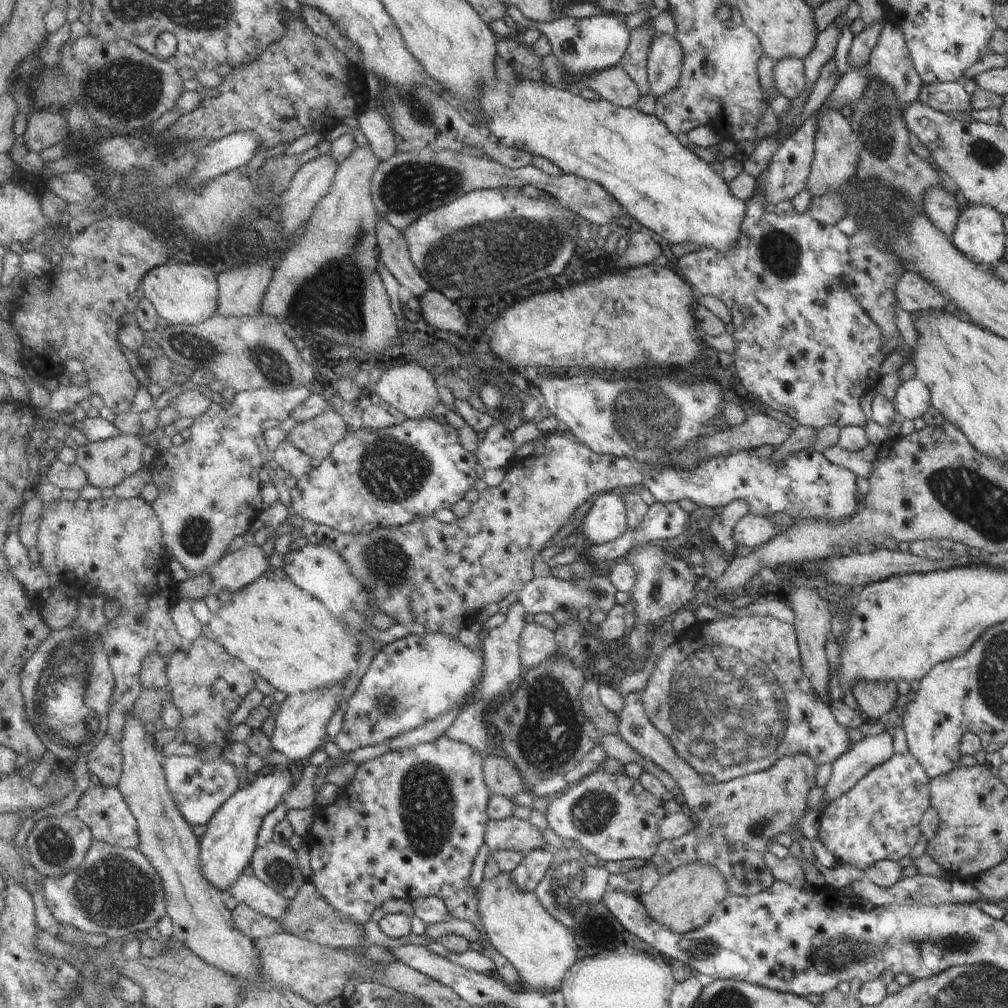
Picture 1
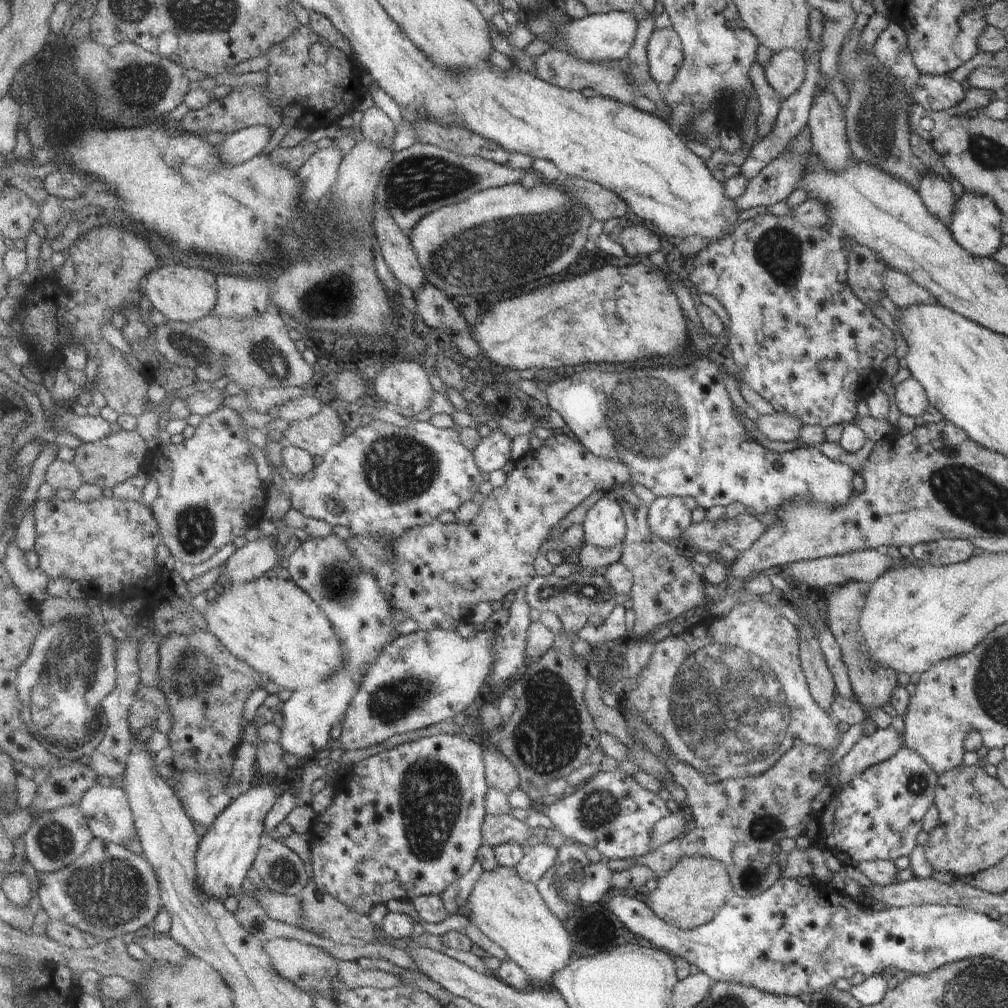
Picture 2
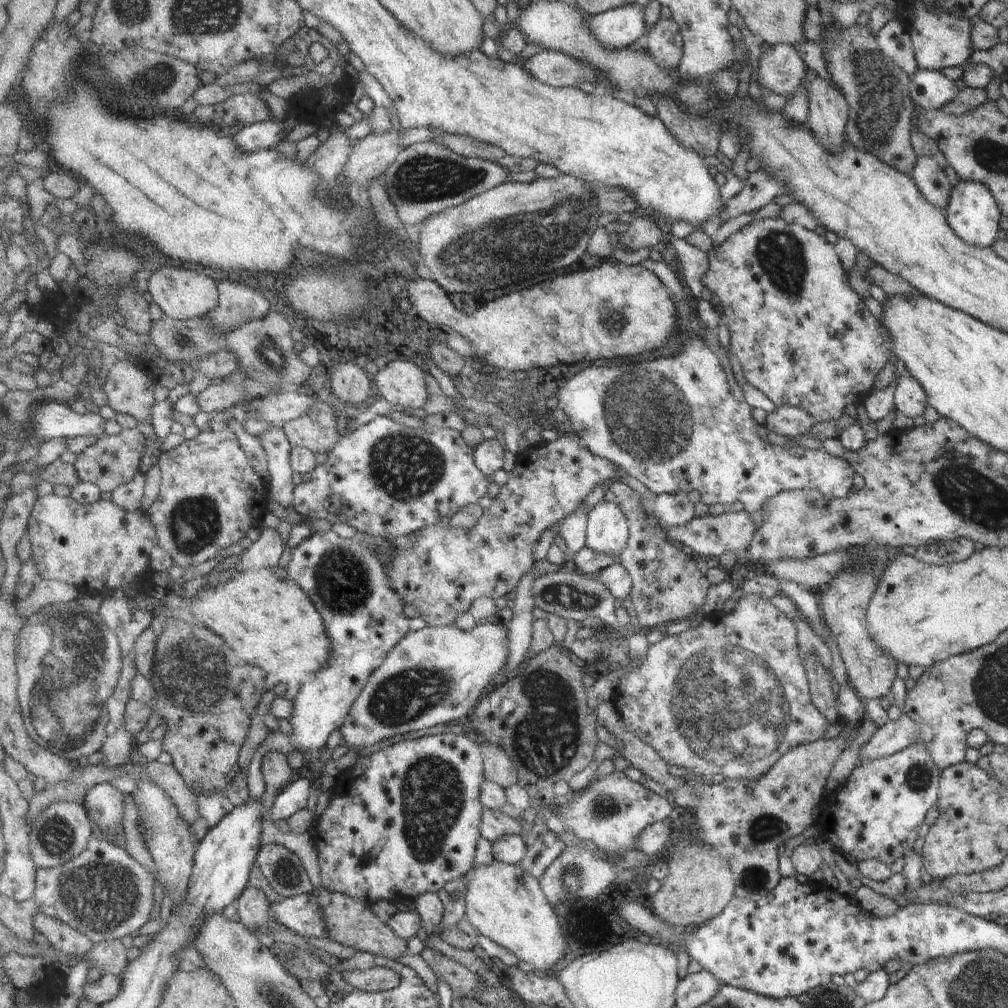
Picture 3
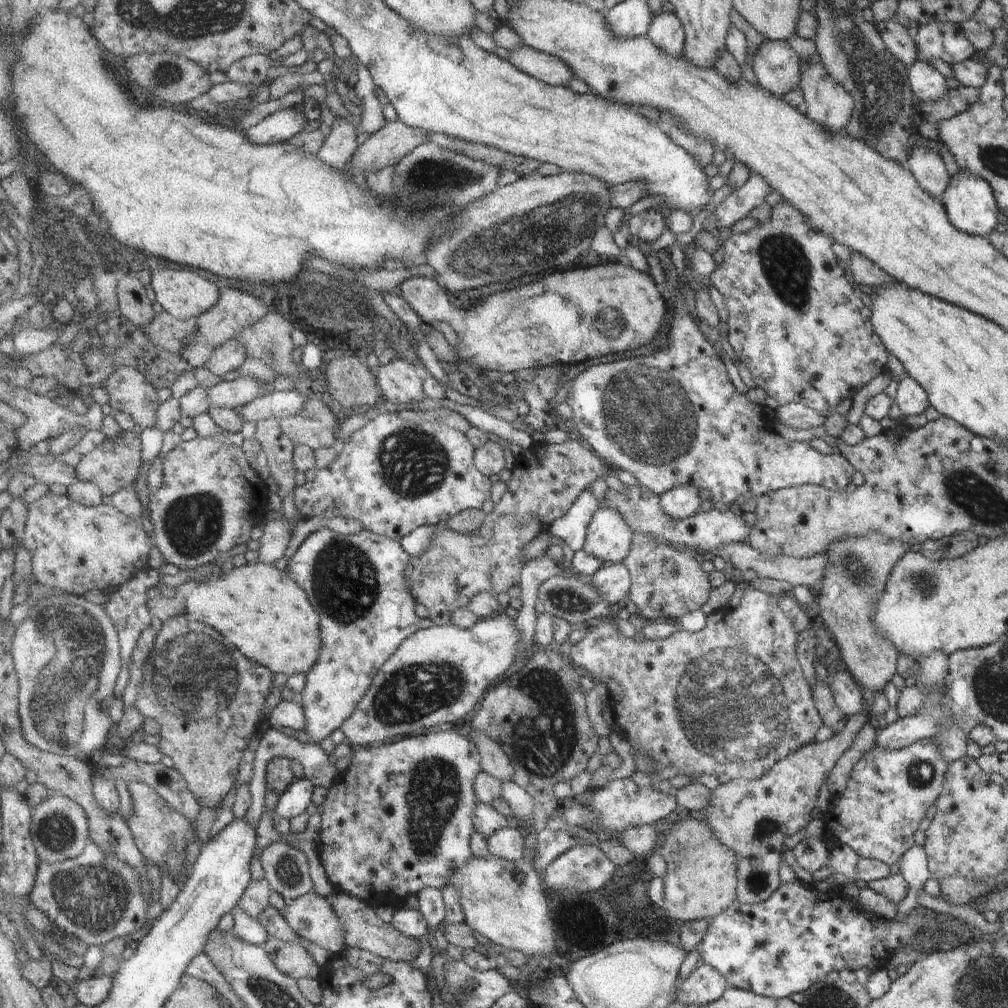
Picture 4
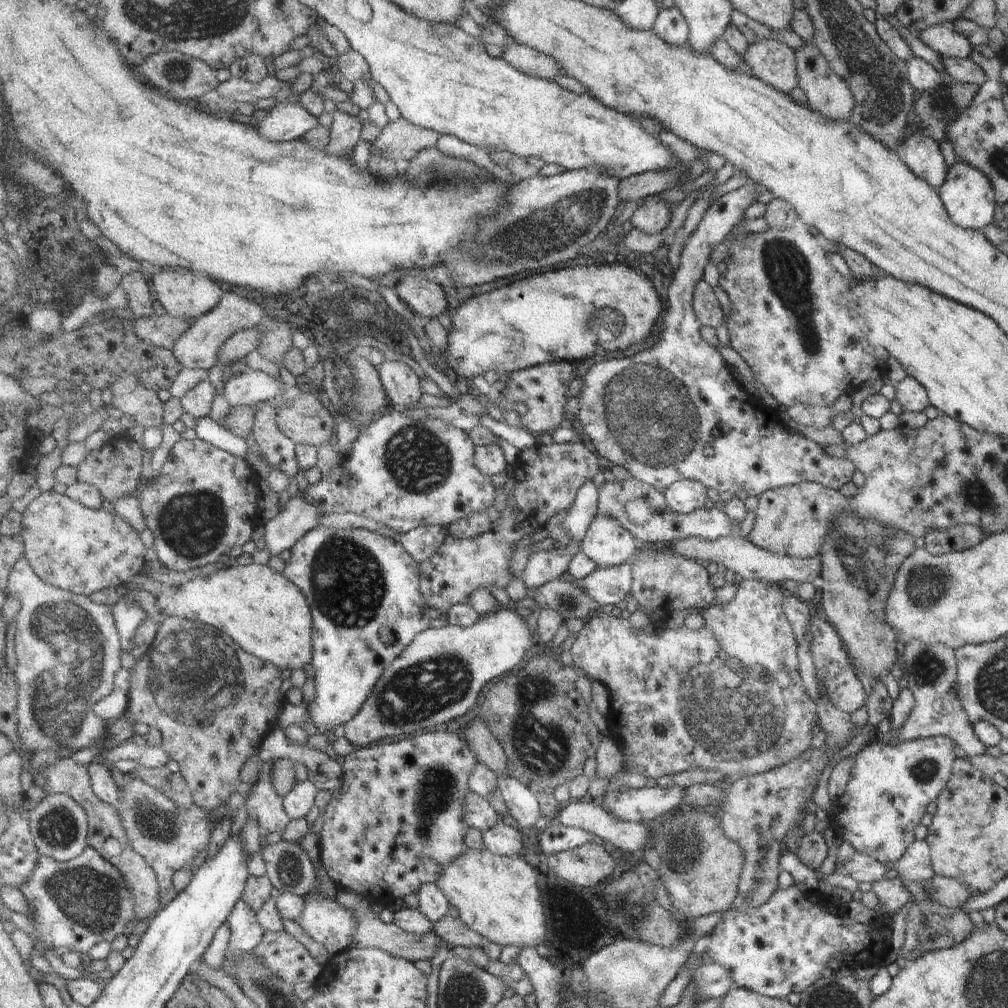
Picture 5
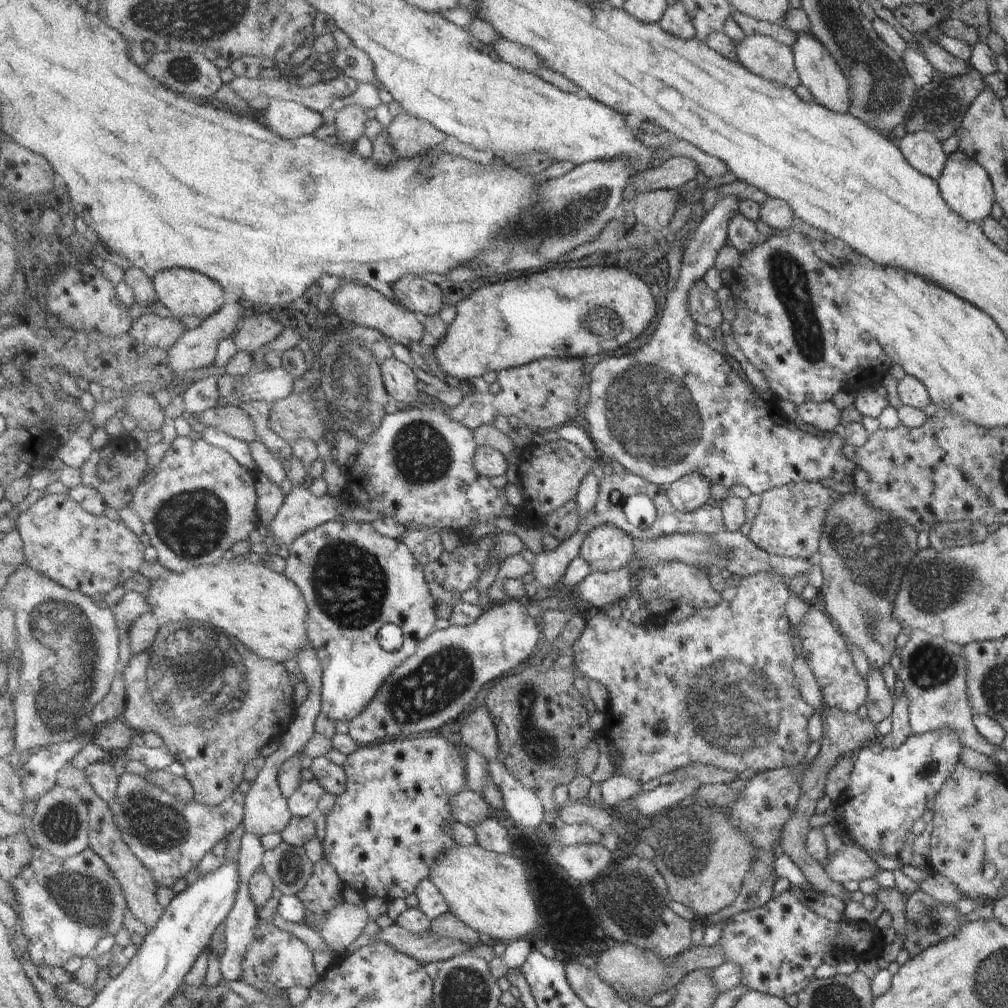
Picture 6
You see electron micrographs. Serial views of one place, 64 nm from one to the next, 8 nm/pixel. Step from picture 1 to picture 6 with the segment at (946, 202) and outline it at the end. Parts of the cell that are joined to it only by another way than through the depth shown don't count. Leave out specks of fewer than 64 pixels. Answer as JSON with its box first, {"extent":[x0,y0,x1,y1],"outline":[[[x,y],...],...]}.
{"extent":[896,131,947,182],"outline":[[[918,131],[907,133],[898,140],[896,148],[904,156],[904,160],[920,174],[938,182],[944,170],[947,156],[944,154],[941,142],[930,132]]]}

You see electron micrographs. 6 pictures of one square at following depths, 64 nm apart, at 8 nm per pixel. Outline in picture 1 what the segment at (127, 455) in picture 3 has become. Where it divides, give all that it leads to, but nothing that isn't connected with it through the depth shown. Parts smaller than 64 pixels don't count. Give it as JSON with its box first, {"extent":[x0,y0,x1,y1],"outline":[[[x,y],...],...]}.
{"extent":[77,435,146,490],"outline":[[[126,435],[114,438],[114,440],[106,440],[106,442],[88,443],[86,446],[77,449],[80,460],[79,466],[86,470],[91,485],[102,490],[105,488],[115,490],[122,482],[146,468],[144,464],[146,446],[140,435]]]}

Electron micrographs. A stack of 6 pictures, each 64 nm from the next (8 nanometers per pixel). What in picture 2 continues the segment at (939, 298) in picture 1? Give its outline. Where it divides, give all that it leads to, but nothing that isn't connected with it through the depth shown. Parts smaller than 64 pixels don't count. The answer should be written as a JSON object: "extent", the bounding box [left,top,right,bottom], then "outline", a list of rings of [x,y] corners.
{"extent":[884,269,940,308],"outline":[[[893,269],[884,270],[884,292],[898,308],[910,308],[916,304],[940,306],[940,302],[929,294],[928,290],[924,290],[920,284],[910,280],[906,274]]]}

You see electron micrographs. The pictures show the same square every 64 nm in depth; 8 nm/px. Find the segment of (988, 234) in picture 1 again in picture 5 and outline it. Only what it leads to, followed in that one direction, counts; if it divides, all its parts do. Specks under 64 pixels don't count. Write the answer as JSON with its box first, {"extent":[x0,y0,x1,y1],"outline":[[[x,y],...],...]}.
{"extent":[938,160,996,232],"outline":[[[957,160],[954,166],[948,169],[946,180],[944,180],[938,194],[950,220],[960,228],[982,232],[988,224],[995,223],[996,200],[994,190],[988,178],[985,178],[980,170],[972,168],[970,164],[964,164],[964,162]]]}

